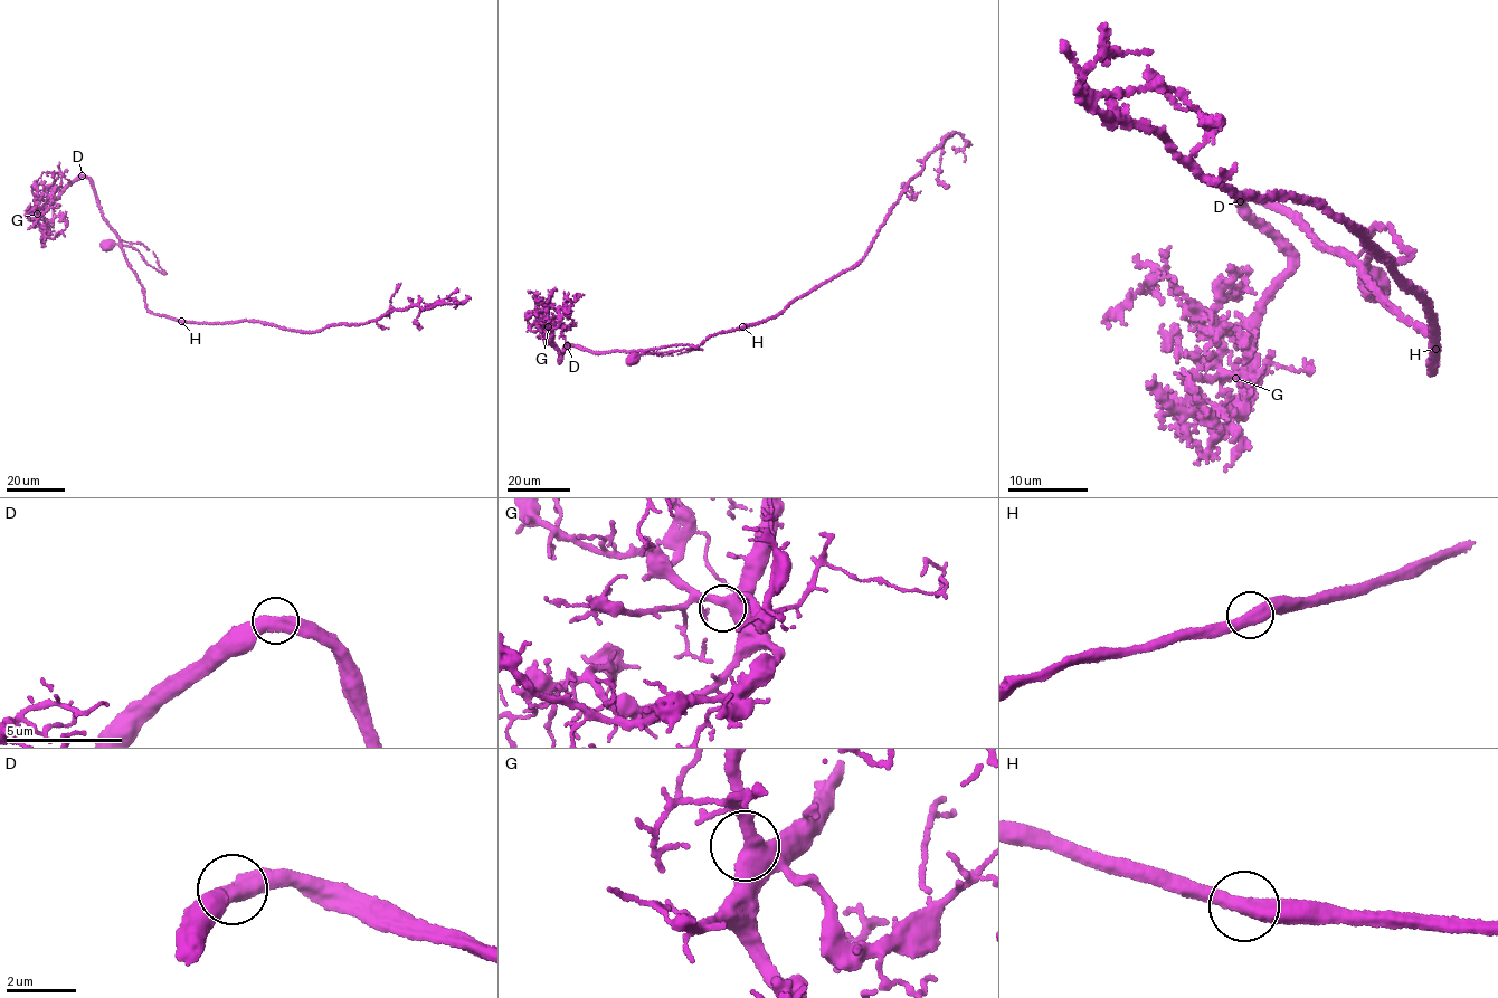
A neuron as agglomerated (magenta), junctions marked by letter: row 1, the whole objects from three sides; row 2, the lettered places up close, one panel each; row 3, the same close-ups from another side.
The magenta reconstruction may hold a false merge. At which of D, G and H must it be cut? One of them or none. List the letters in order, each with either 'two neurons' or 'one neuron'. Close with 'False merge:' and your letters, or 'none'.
D: one neuron
G: one neuron
H: one neuron
False merge: none

